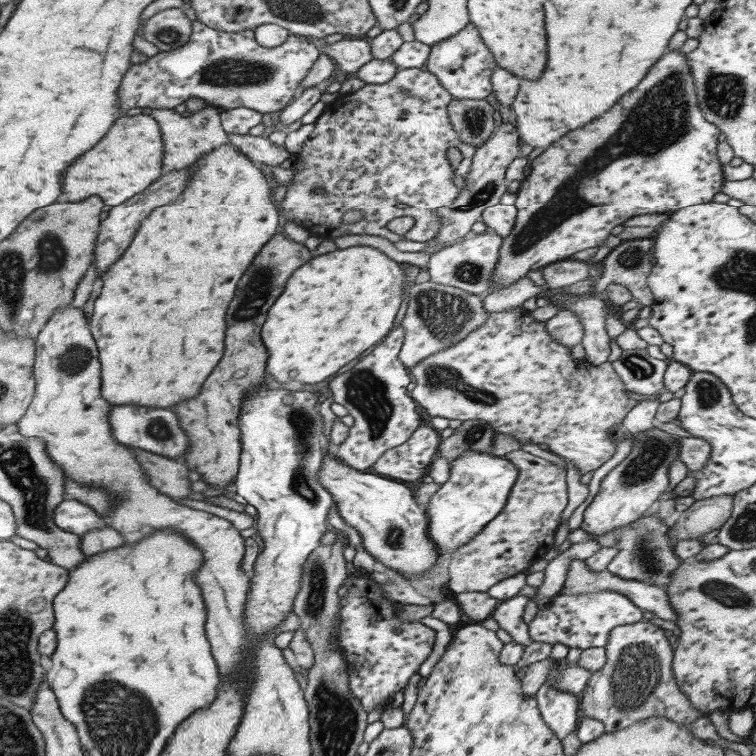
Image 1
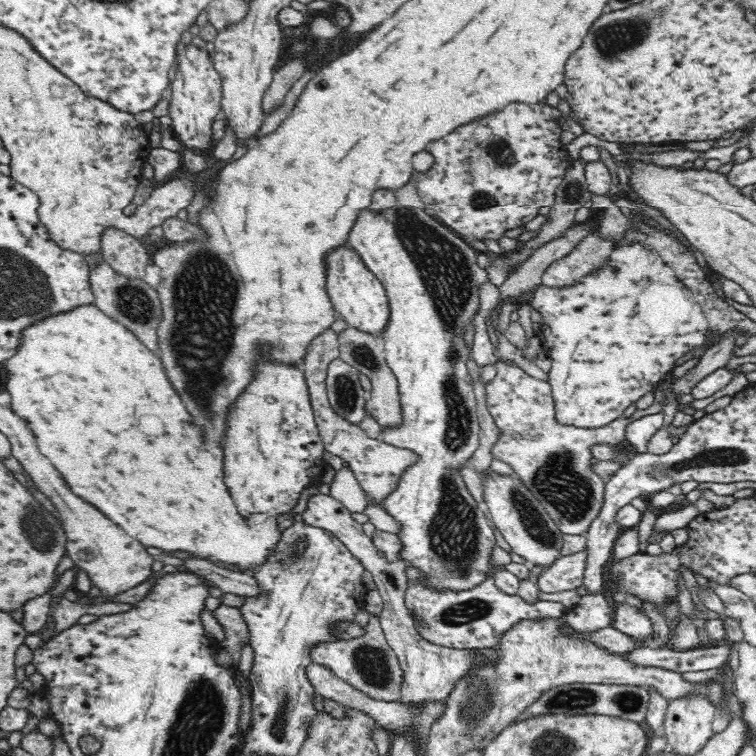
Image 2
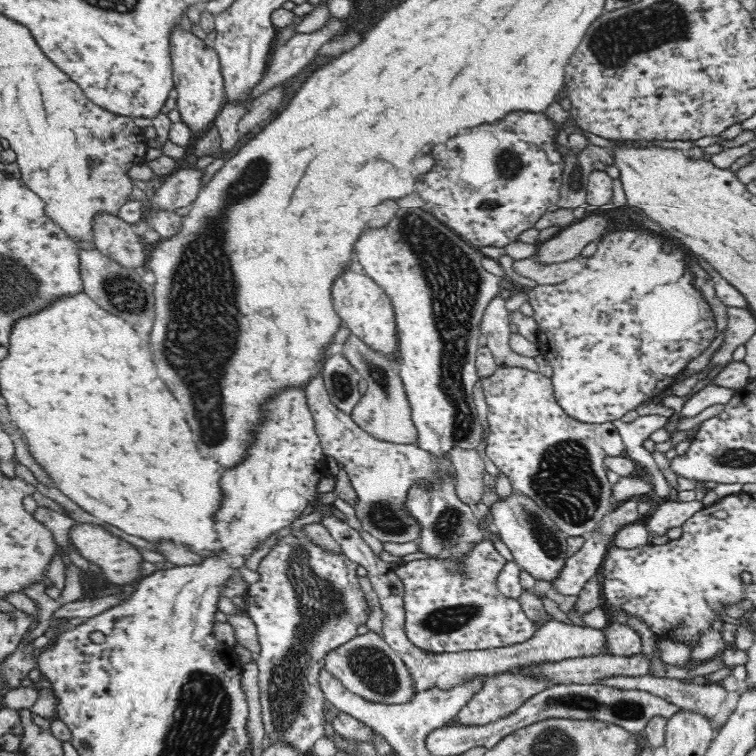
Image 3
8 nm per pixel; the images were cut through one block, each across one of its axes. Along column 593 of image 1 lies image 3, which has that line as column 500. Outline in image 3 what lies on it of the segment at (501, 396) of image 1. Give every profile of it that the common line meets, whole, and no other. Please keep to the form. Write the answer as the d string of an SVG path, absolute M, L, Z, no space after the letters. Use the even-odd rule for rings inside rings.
M502 365L492 376L480 380L491 430L485 447L486 456L510 478L512 488L542 507L568 537L582 536L590 530L596 531L605 514L615 508L611 502L612 485L604 471L604 458L610 455L620 456L624 452L625 446L616 424L588 424L568 418L554 396L551 378L539 372Z

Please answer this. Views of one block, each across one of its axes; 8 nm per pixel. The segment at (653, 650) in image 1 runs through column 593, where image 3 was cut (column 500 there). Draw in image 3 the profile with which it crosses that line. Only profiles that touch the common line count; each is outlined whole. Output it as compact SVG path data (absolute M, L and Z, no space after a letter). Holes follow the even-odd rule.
M526 663L513 666L495 675L486 676L482 680L480 690L477 690L475 696L466 701L466 704L458 710L458 714L452 718L452 721L455 725L484 726L511 716L526 701L530 701L532 696L542 693L554 685L547 678L543 678L542 673L536 673L535 675L528 673L540 666L542 666L542 663Z

